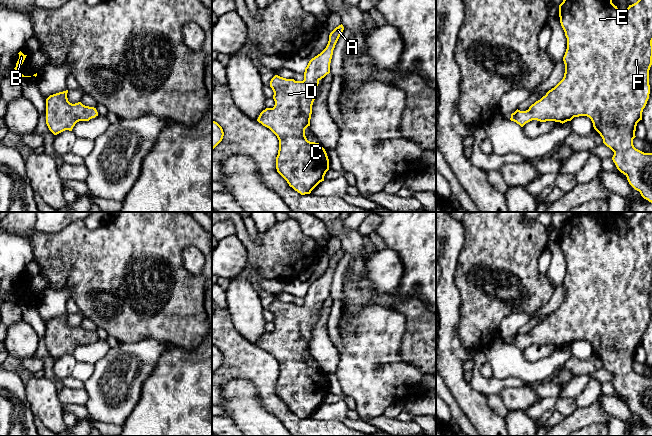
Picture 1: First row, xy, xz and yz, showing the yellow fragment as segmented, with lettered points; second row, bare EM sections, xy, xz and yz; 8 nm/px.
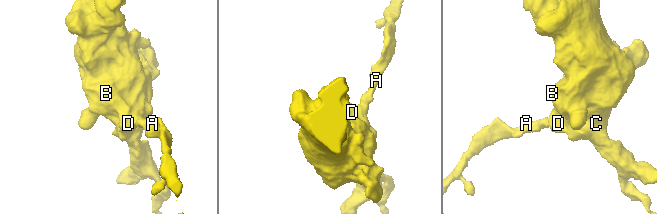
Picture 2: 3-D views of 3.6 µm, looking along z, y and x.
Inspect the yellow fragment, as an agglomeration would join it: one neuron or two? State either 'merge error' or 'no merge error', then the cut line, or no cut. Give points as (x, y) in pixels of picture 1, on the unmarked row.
no merge error; no cut

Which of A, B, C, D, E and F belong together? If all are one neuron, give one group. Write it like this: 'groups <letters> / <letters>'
groups A B C D E F

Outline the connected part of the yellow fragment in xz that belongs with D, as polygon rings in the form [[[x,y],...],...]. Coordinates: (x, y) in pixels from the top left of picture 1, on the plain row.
[[[341,248],[330,257],[326,272],[312,282],[305,292],[303,305],[278,299],[271,303],[275,329],[263,334],[257,343],[279,364],[277,396],[301,419],[310,418],[324,405],[329,394],[325,373],[319,367],[308,365],[305,353],[310,350],[317,310],[330,297],[333,274],[343,254]]]

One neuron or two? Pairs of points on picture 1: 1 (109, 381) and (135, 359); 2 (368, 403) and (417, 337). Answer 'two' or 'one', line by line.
1: one
2: two

